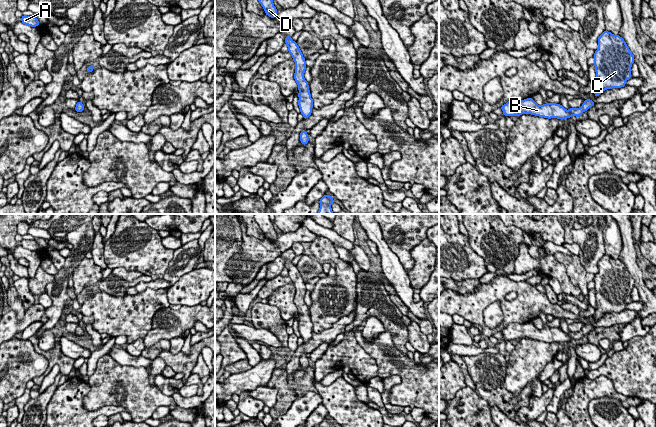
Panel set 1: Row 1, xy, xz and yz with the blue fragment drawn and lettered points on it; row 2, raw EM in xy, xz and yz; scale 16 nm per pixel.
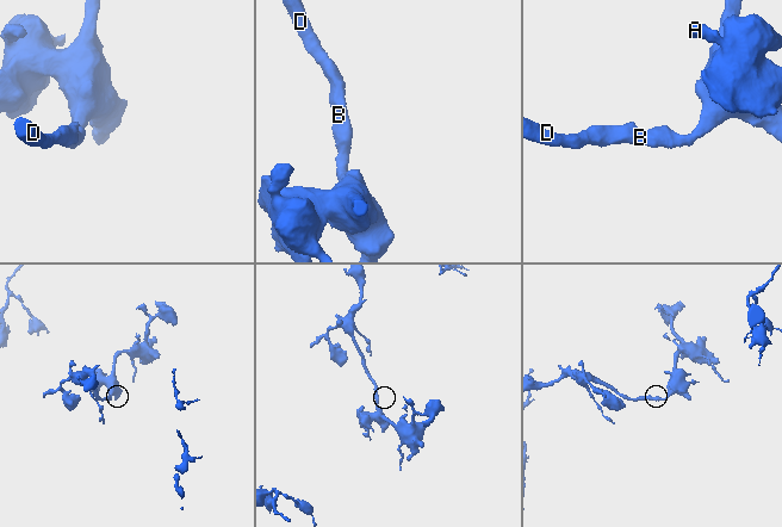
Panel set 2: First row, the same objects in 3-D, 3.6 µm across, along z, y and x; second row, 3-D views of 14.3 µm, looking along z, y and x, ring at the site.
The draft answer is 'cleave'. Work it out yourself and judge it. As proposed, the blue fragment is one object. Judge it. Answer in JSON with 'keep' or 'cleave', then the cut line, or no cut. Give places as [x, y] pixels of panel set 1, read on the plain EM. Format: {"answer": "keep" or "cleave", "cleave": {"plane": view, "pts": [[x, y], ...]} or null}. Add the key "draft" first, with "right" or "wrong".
{"draft": "wrong", "answer": "keep", "cleave": null}

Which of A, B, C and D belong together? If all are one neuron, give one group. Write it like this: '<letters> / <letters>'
A B C D

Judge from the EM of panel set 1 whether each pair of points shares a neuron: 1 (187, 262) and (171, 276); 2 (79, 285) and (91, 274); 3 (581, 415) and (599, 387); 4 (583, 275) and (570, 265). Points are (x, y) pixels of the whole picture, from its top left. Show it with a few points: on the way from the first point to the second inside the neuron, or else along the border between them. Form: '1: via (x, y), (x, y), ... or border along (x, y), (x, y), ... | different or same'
1: via (183, 264), (175, 272) | same
2: via (82, 282), (88, 276) | same
3: via (581, 408), (581, 403), (592, 392) | same
4: via (580, 275), (573, 268) | same

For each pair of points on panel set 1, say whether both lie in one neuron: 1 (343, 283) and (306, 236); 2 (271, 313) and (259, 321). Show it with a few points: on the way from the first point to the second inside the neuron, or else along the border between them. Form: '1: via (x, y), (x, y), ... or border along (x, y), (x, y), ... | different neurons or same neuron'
1: border along (318, 235), (310, 242) | different neurons
2: via (268, 316), (262, 318) | same neuron

